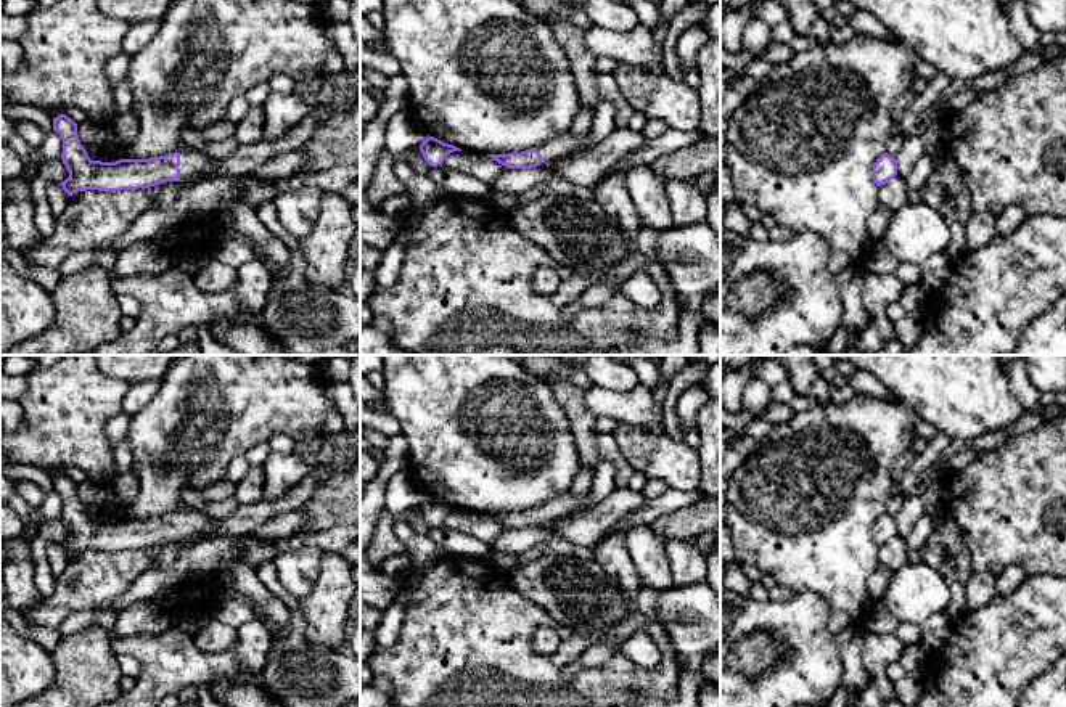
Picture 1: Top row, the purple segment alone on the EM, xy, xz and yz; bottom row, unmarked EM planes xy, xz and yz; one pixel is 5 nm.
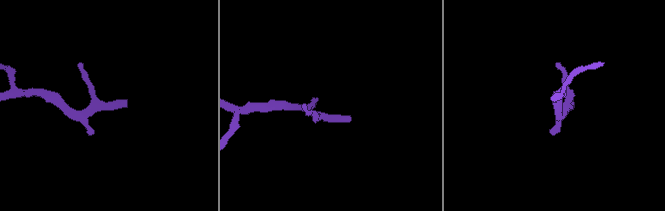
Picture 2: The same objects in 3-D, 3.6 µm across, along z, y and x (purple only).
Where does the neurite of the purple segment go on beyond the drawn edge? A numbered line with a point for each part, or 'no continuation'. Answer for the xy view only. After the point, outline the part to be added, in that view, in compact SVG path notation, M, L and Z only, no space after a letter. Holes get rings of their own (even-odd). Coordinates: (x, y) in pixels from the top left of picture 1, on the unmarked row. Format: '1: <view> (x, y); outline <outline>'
1: xy (193, 526); outline M185 511L180 513L180 540L201 540L203 535L207 535L211 527L215 524L212 517L196 513Z

